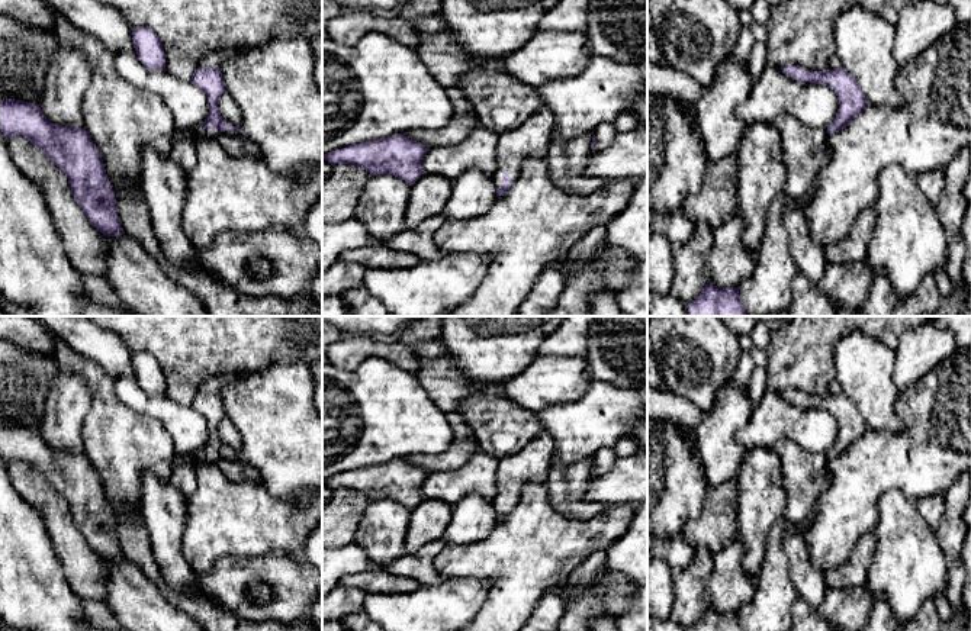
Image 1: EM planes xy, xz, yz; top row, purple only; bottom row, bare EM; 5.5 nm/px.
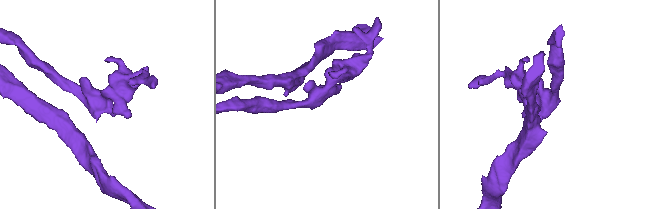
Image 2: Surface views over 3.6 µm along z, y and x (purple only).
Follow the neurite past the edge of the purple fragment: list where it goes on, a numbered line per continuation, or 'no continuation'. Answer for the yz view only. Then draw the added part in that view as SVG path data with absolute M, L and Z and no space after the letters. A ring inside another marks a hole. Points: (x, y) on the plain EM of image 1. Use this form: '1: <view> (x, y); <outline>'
1: yz (804, 477); M781 438L774 451L779 457L782 486L787 495L784 516L798 522L806 519L817 496L827 487L826 453L807 453L788 438Z

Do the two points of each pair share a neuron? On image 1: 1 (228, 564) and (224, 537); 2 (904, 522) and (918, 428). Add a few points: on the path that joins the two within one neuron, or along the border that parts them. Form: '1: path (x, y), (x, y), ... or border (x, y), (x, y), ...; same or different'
1: border (261, 556), (222, 556), (209, 570), (196, 572); different
2: border (915, 501), (888, 489), (878, 501), (878, 518); different

